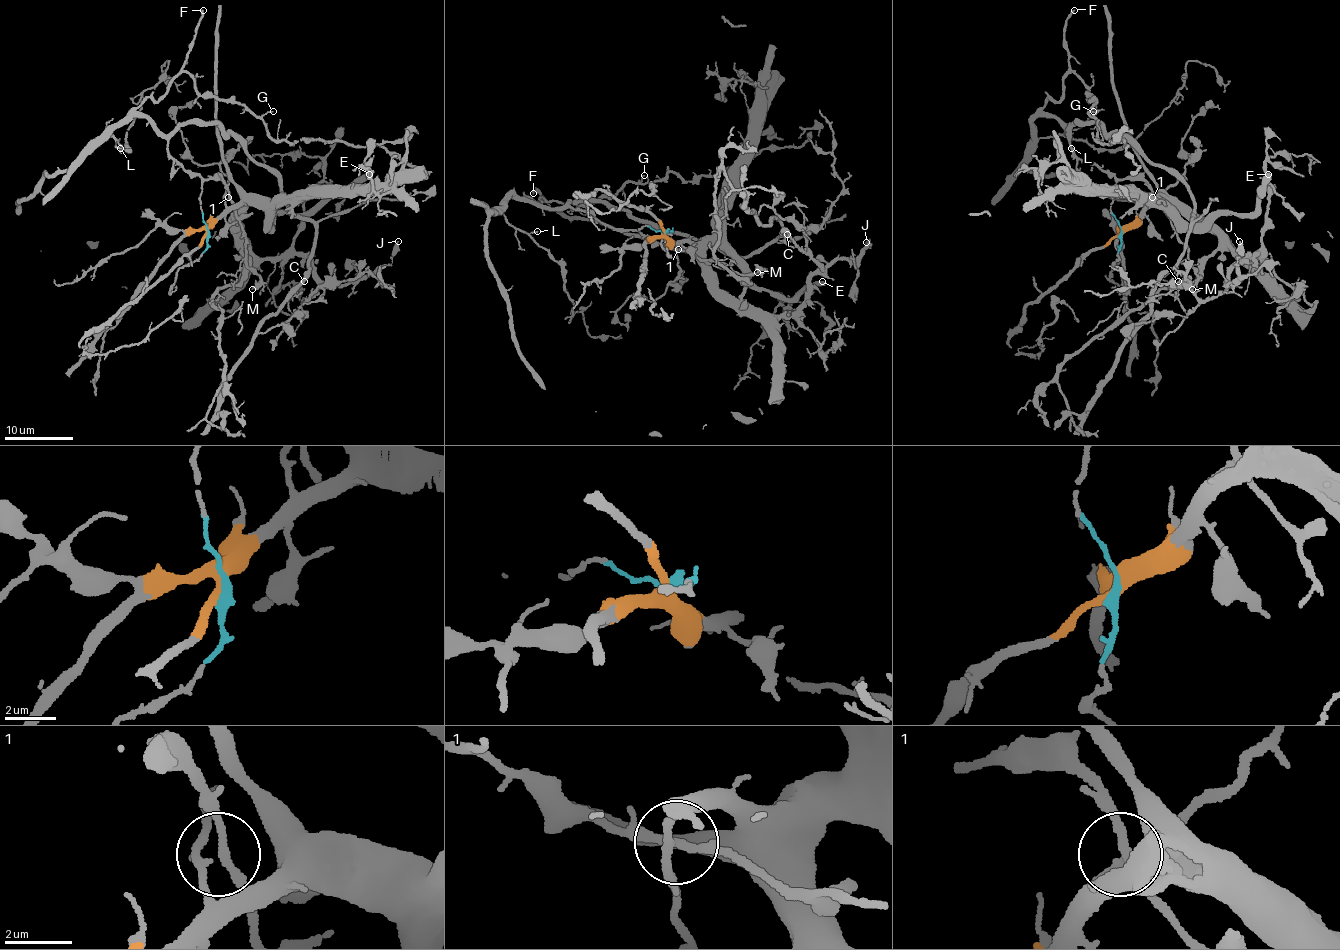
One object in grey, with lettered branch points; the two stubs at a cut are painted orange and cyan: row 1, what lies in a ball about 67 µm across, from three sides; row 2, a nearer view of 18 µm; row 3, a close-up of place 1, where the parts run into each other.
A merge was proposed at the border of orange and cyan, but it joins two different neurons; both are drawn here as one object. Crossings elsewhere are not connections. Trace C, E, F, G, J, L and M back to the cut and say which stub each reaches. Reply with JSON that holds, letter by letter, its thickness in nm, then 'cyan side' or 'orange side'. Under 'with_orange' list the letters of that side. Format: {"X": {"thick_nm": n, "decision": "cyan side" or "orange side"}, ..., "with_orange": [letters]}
{"C": {"thick_nm": 190, "decision": "orange side"}, "E": {"thick_nm": 500, "decision": "orange side"}, "F": {"thick_nm": 220, "decision": "cyan side"}, "G": {"thick_nm": 110, "decision": "cyan side"}, "J": {"thick_nm": 340, "decision": "orange side"}, "L": {"thick_nm": 180, "decision": "cyan side"}, "M": {"thick_nm": 320, "decision": "cyan side"}, "with_orange": ["C", "E", "J"]}

